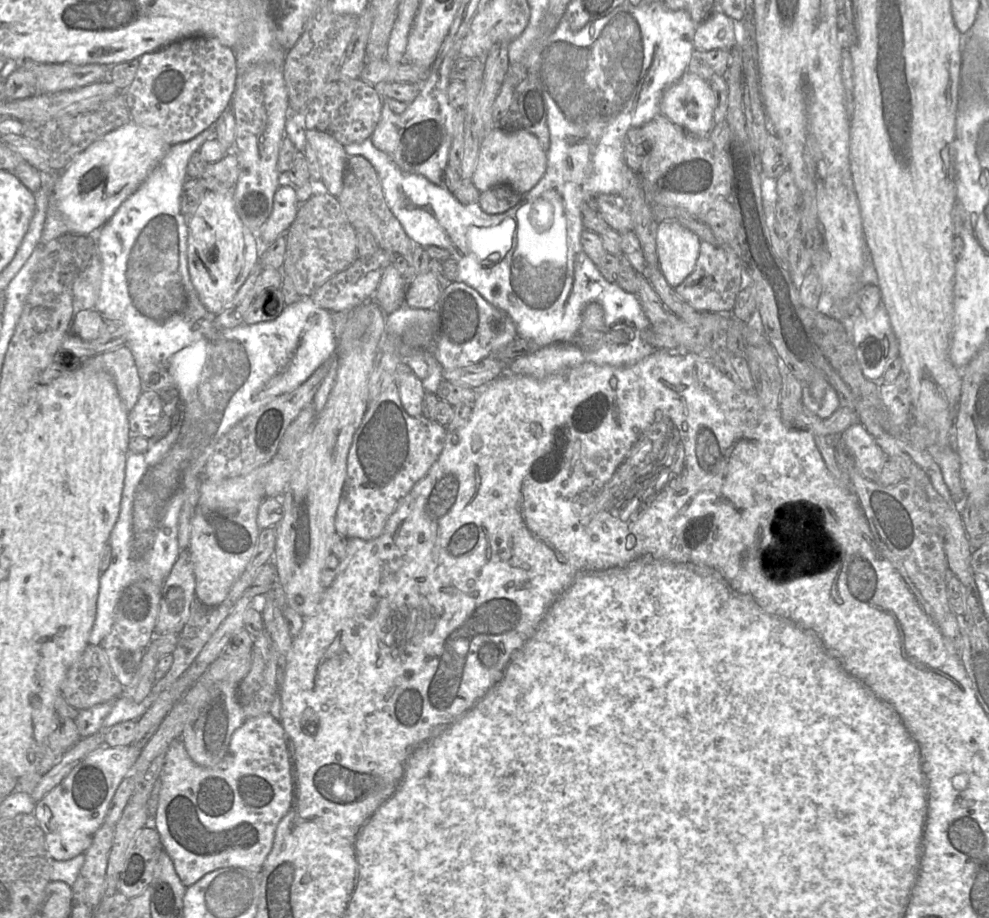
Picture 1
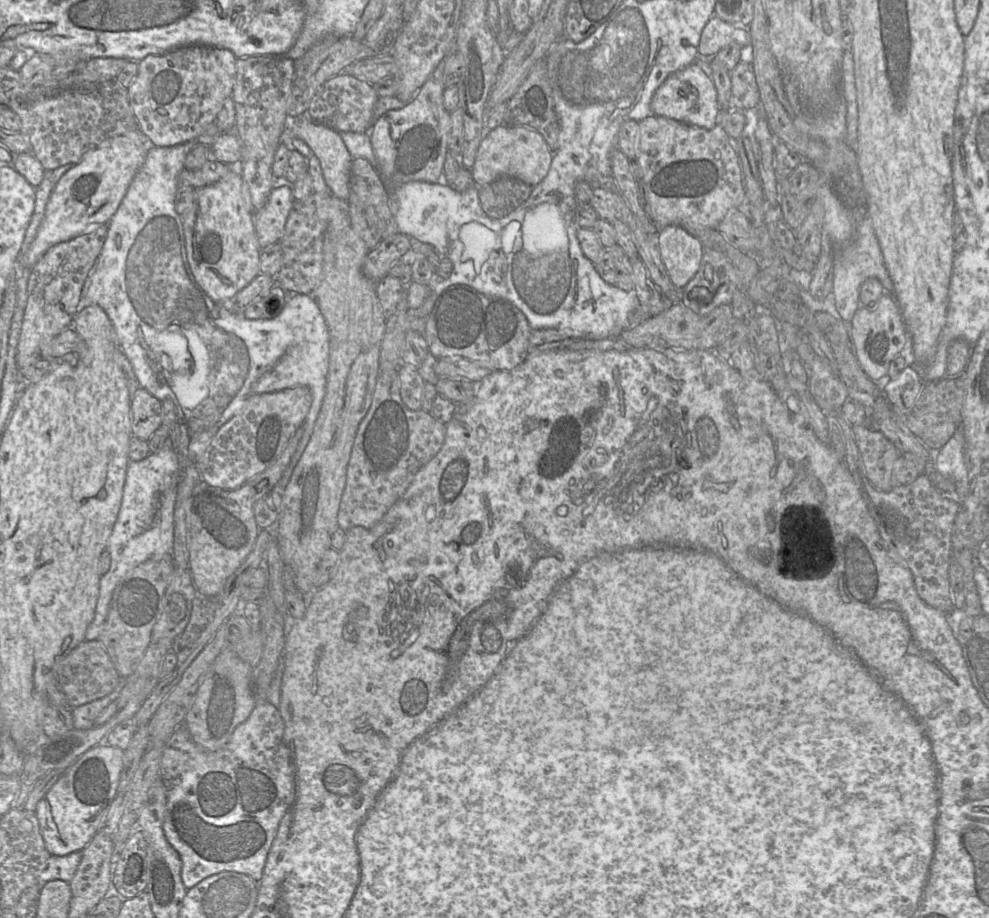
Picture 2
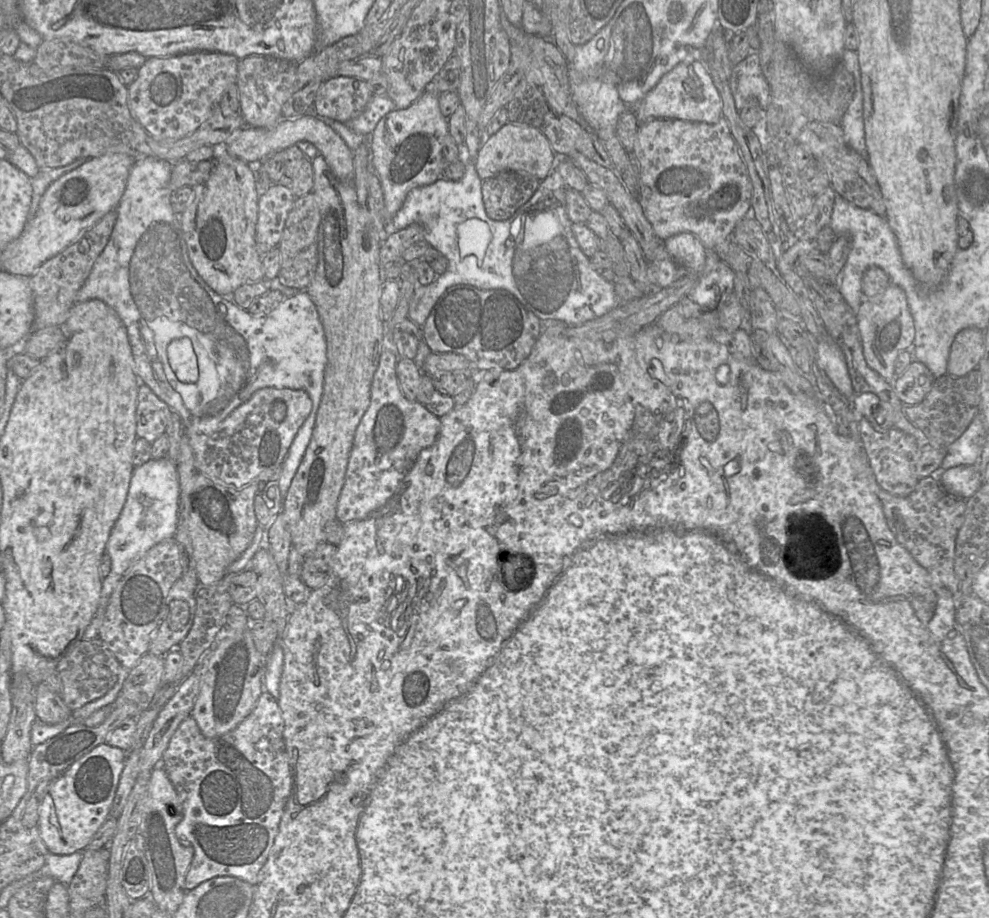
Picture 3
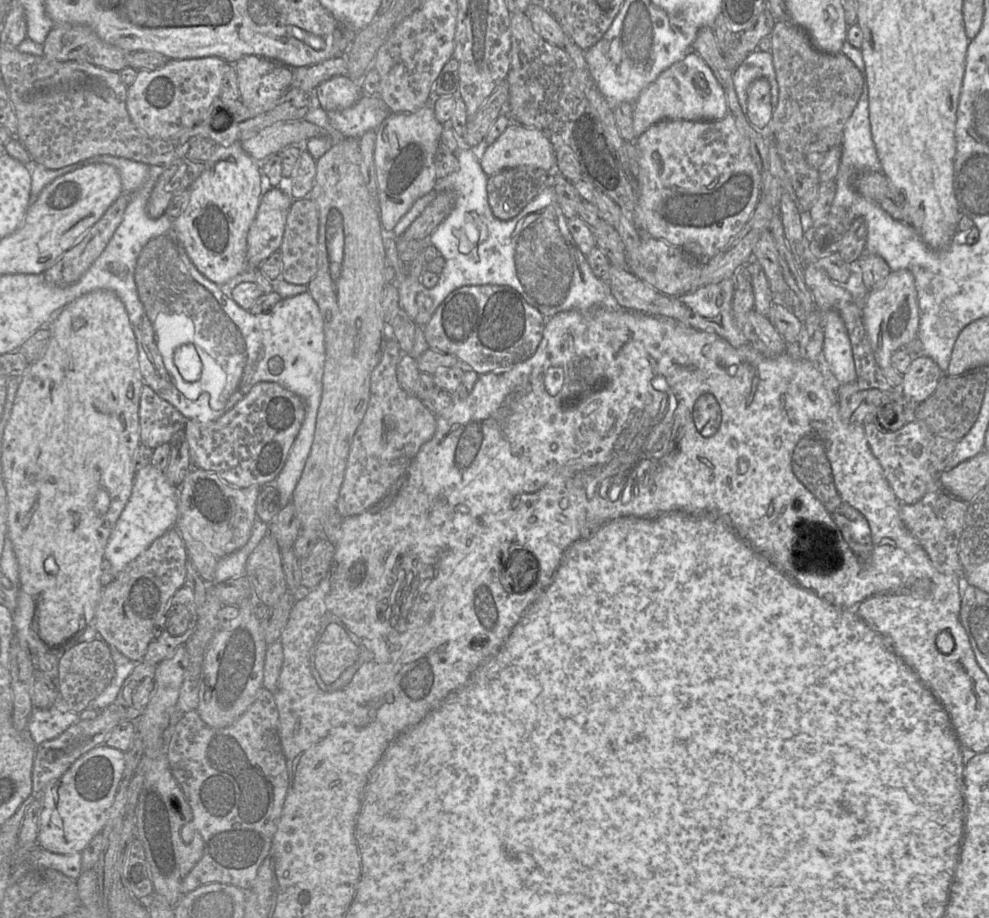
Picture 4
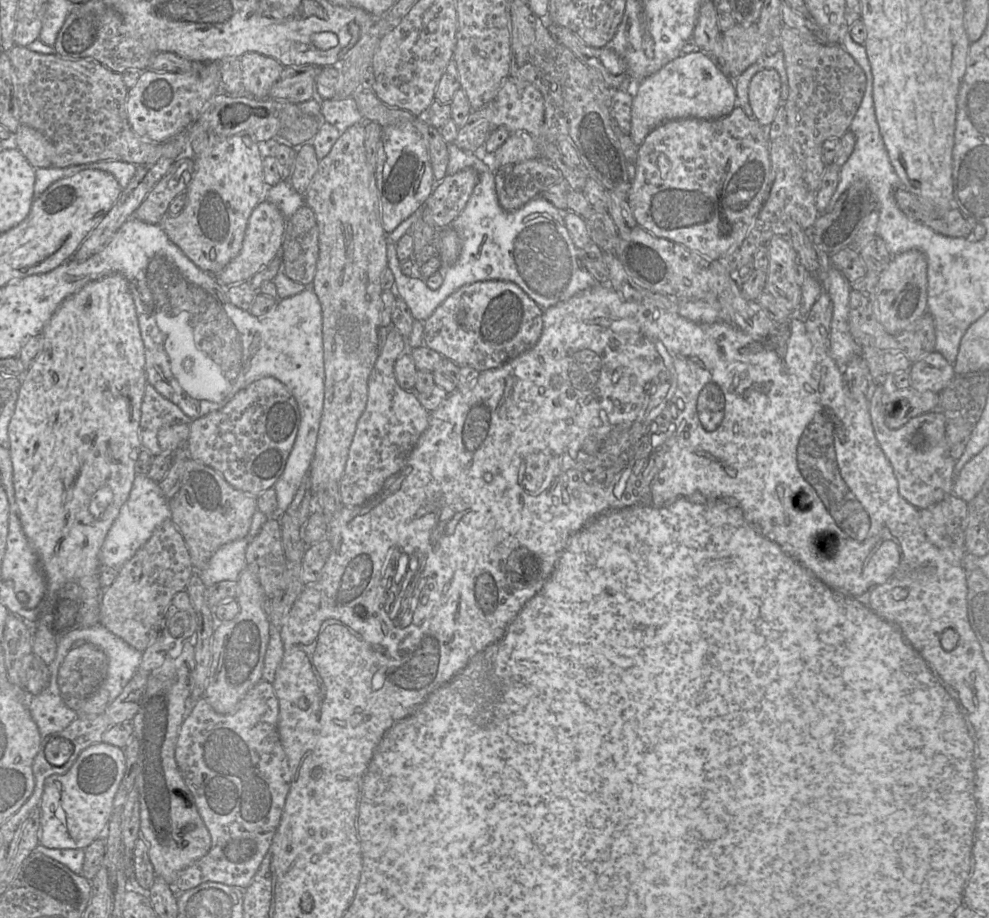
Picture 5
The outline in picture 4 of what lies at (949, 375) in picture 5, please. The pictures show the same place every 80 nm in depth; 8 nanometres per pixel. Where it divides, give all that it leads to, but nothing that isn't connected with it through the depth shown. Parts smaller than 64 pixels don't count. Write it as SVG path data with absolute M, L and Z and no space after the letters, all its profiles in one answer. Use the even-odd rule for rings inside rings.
M917 354L907 372L903 374L900 391L907 399L920 404L935 392L944 375L945 373L930 357Z

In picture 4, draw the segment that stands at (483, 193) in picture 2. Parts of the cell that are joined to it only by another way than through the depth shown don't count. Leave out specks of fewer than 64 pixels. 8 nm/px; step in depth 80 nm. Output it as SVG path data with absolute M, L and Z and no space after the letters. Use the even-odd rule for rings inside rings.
M517 166L503 169L488 177L490 208L496 218L511 220L551 183L552 173L540 168Z

